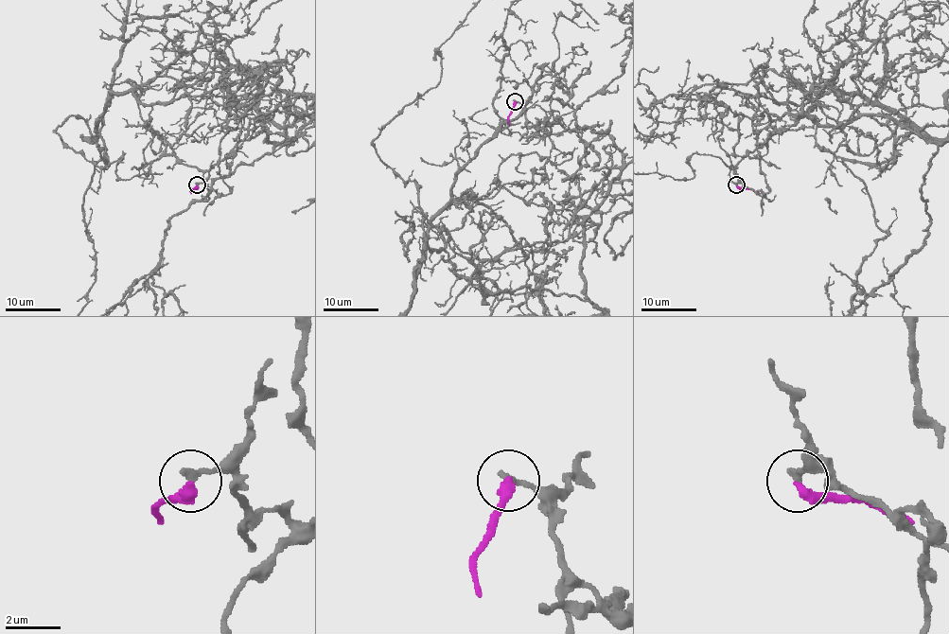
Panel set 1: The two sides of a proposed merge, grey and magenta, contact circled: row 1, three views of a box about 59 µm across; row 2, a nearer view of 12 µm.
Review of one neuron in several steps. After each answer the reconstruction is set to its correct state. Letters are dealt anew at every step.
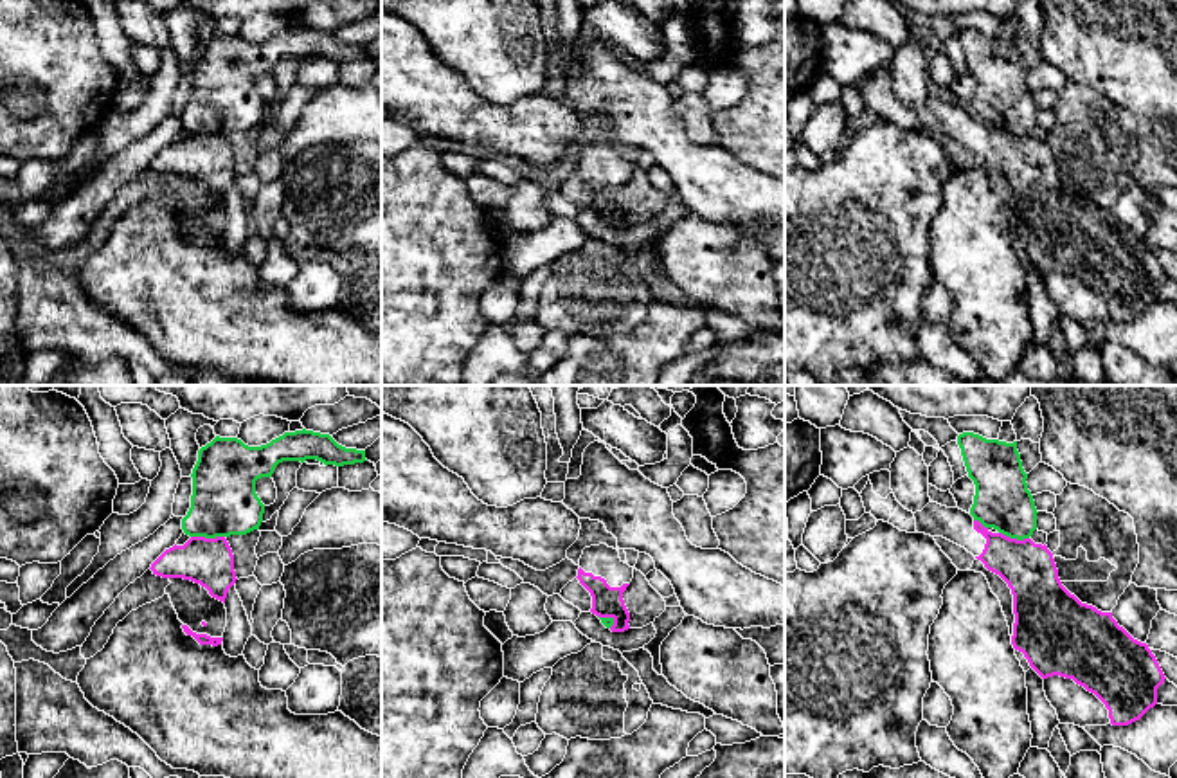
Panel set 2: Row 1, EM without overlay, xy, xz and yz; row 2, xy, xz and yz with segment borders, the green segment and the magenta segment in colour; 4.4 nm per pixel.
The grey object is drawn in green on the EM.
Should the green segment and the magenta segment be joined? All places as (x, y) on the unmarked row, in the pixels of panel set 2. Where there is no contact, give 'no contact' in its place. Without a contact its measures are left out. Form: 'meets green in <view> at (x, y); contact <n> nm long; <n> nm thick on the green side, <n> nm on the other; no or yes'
meets green in xy at (207, 134); contact 150 nm long; 300 nm thick on the green side, 220 nm on the other; no

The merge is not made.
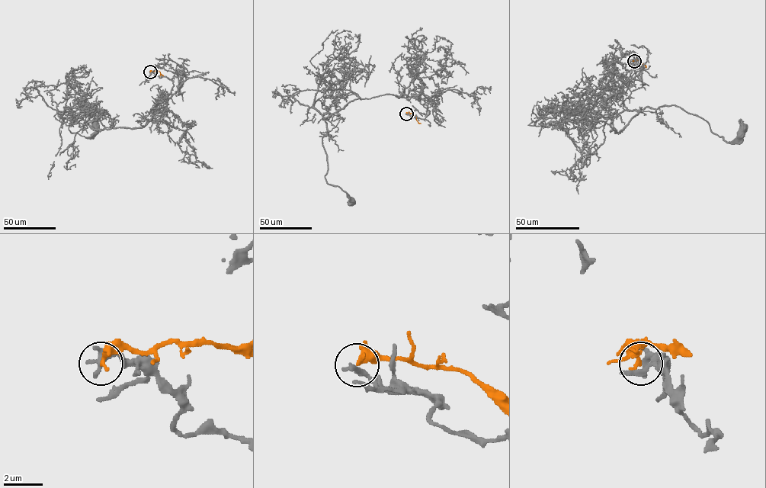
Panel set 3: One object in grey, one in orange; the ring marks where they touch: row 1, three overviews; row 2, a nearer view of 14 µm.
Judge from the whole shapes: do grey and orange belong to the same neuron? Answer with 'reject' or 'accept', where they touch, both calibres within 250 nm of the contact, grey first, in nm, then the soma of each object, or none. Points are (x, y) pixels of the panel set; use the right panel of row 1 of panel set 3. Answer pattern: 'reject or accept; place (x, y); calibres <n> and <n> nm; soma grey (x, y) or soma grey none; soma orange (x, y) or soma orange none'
reject; place (634, 61); calibres 420 and 280 nm; soma grey (743, 126); soma orange none

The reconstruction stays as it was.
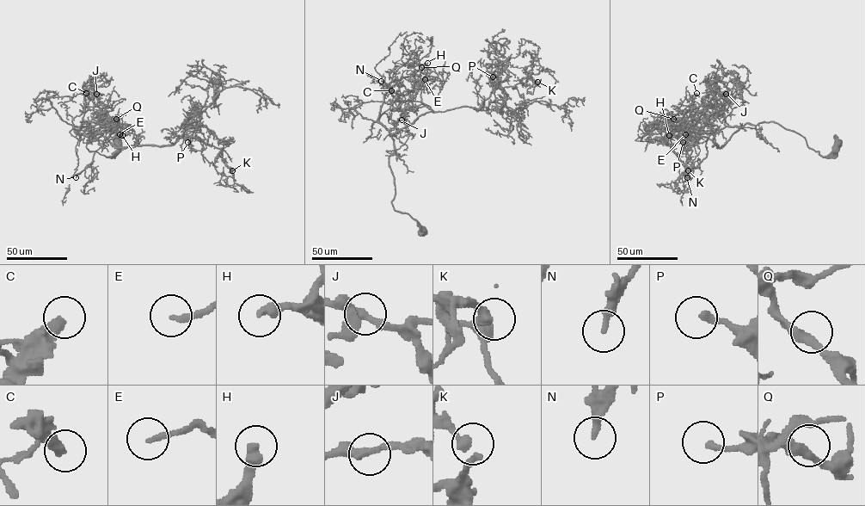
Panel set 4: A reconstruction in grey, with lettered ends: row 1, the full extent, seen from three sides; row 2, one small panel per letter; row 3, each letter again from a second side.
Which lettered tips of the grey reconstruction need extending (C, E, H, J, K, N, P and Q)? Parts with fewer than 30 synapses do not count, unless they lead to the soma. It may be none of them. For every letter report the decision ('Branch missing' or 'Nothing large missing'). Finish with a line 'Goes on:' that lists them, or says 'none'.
C: Branch missing
E: Nothing large missing
H: Branch missing
J: Nothing large missing
K: Nothing large missing
N: Branch missing
P: Nothing large missing
Q: Nothing large missing
Goes on: C, H, N

